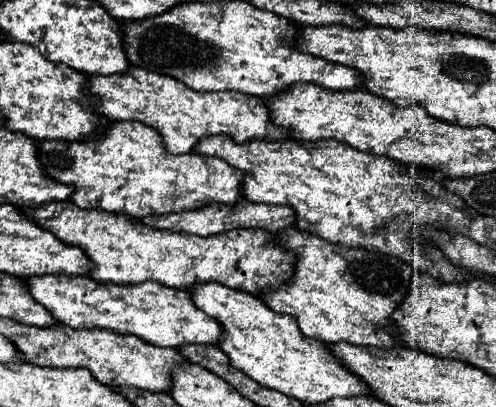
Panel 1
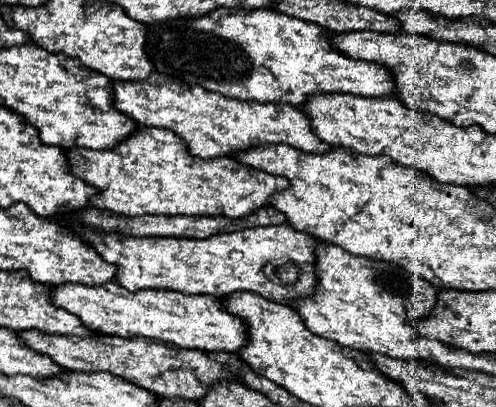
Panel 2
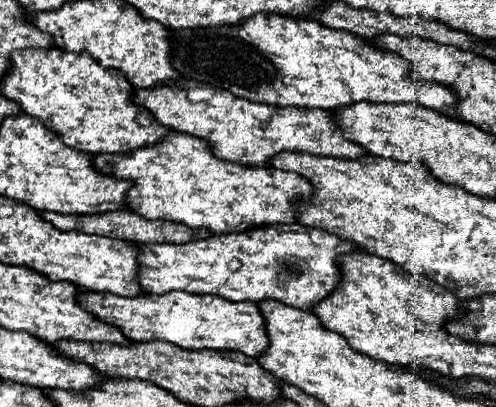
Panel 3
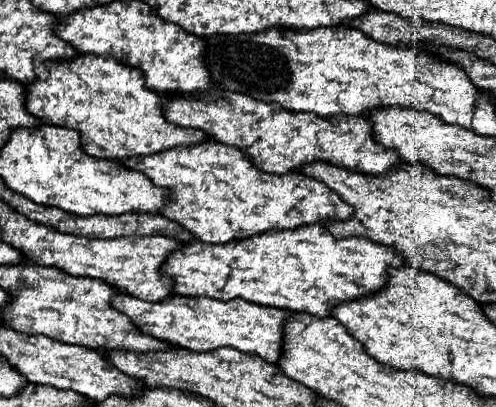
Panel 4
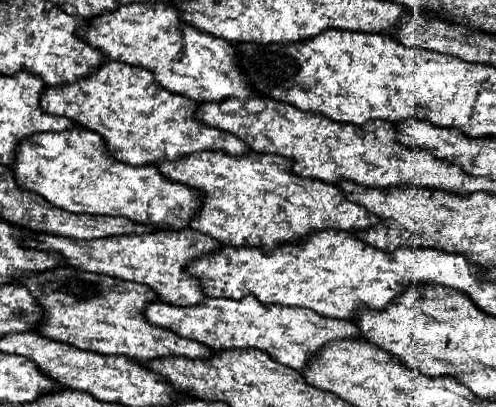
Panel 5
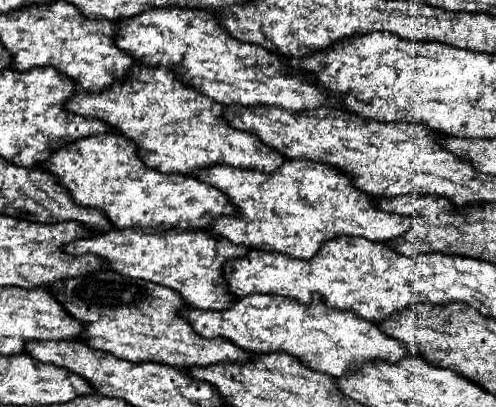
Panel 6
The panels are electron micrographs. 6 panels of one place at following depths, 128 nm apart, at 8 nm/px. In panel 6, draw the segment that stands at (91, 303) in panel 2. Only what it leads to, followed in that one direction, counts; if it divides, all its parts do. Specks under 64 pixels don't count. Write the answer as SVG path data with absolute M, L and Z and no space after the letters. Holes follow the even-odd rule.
M250 294L246 298L236 298L236 304L232 304L232 308L224 308L224 312L200 312L194 308L184 308L182 316L202 338L226 338L250 354L286 352L304 362L304 366L332 378L344 376L370 360L398 362L408 354L402 342L384 336L374 322L364 320L354 312L332 310L318 298L310 306L302 306L290 298Z

